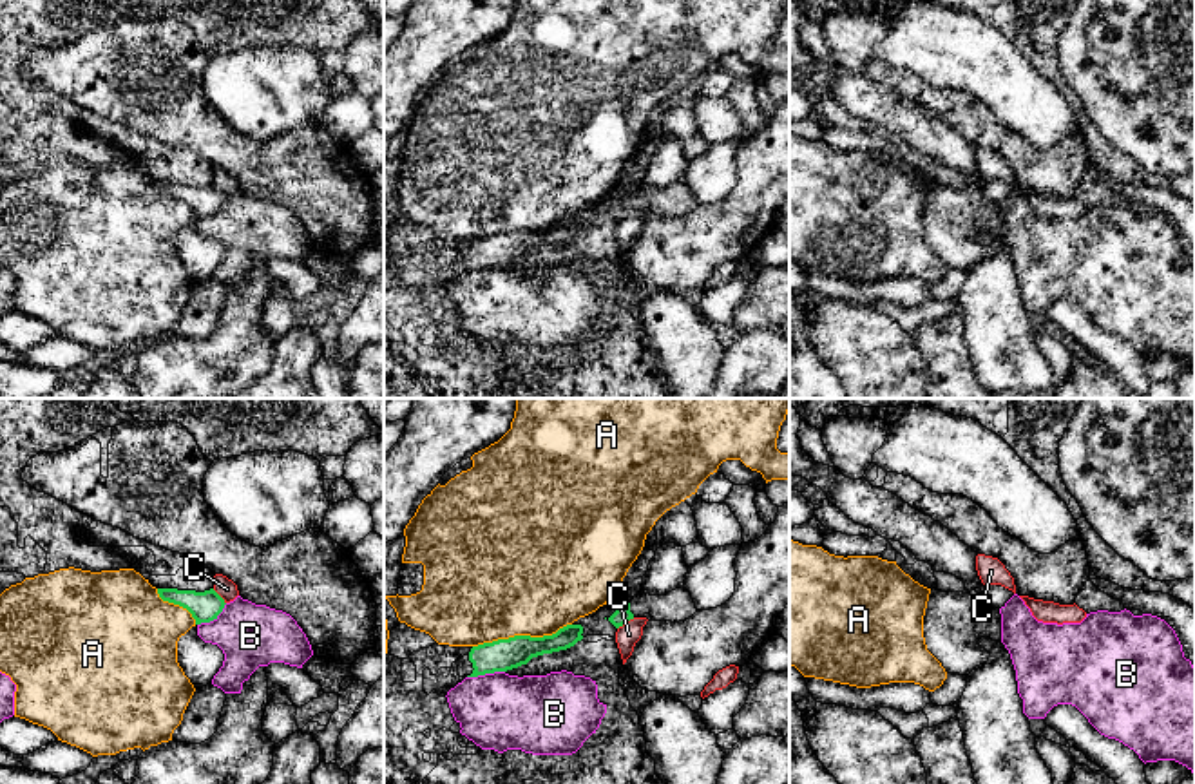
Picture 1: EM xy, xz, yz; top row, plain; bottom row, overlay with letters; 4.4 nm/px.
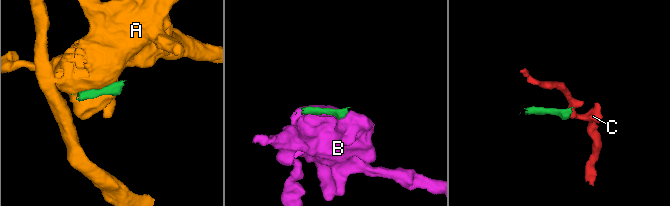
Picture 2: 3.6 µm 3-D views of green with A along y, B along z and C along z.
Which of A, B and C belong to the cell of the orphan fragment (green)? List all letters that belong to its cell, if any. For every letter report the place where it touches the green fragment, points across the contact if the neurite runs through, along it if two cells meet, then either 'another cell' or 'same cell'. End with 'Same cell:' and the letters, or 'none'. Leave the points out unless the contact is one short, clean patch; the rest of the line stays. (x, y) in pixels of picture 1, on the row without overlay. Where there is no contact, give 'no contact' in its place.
A: xz (522, 230) | another cell
B: xz (486, 267) | another cell
C: xz (625, 216) | along xz (634, 212), (618, 223) | another cell
Same cell: none

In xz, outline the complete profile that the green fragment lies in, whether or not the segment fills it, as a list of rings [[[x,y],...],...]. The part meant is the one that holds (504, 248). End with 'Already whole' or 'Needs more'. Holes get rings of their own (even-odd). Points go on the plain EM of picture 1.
[[[567,219],[552,230],[531,232],[514,230],[473,241],[471,246],[460,252],[458,270],[478,272],[494,266],[507,266],[527,259],[532,252],[567,244],[583,234],[581,219]]]. Needs more

